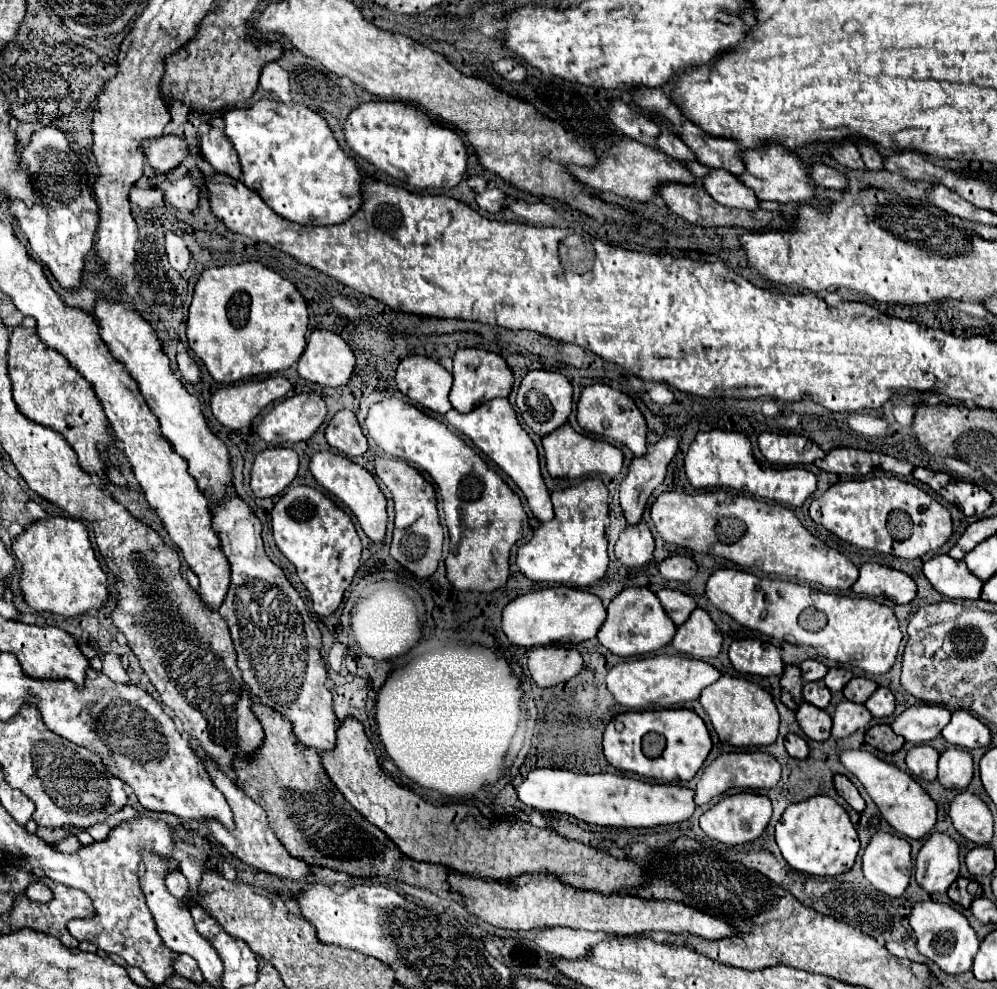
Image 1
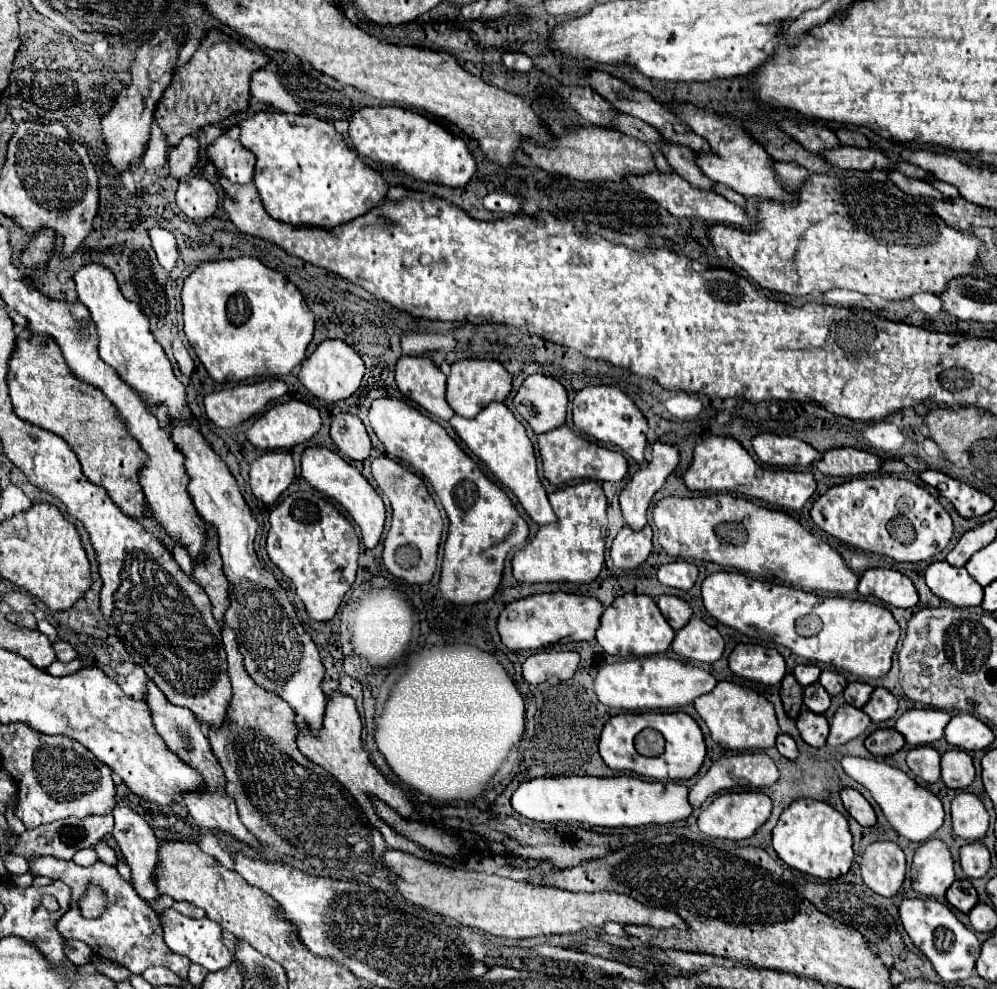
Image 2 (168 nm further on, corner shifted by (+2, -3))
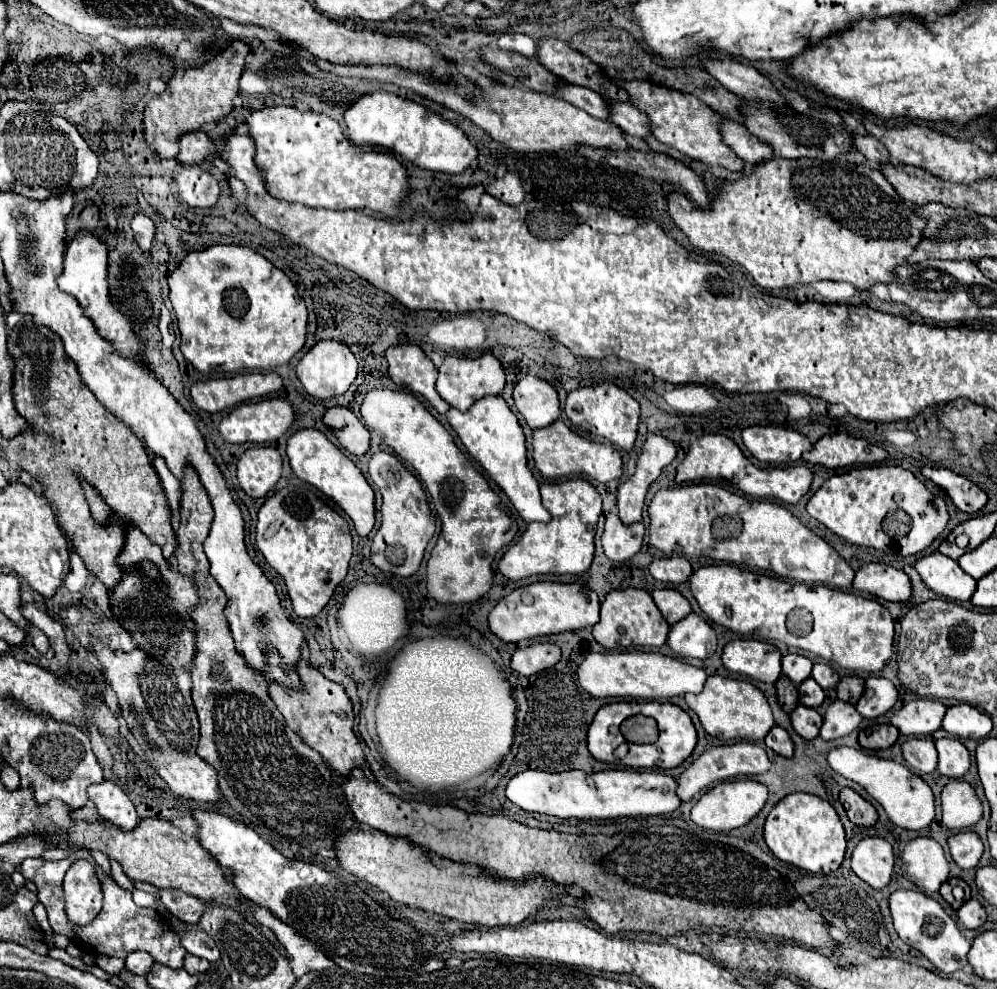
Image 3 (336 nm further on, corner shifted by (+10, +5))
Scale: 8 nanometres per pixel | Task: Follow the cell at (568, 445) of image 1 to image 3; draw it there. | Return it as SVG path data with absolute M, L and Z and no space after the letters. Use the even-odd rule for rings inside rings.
M556 419L548 427L536 429L532 447L534 447L532 455L536 461L536 469L548 479L566 477L566 475L586 475L586 477L596 479L600 483L608 483L608 481L618 479L622 475L622 457L620 457L618 449L614 449L612 445L594 443L590 439L576 435L574 431L570 431L564 425L562 419Z

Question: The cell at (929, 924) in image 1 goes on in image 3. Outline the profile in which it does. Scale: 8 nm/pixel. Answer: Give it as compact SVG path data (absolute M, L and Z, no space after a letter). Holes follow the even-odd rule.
M894 891L890 895L890 913L900 939L908 941L910 947L918 949L924 957L928 957L938 971L954 973L968 963L966 955L972 943L964 937L954 919L942 909L942 905L936 899L924 895L922 891Z

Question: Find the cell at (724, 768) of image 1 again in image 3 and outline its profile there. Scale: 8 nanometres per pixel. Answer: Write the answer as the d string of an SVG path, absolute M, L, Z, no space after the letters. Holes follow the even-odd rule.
M732 743L732 745L722 745L722 747L712 747L708 751L704 751L680 777L678 777L678 797L682 801L690 801L698 791L702 791L704 787L716 783L716 781L724 781L728 777L738 777L738 775L760 775L766 773L770 769L770 759L766 755L766 751L754 743Z

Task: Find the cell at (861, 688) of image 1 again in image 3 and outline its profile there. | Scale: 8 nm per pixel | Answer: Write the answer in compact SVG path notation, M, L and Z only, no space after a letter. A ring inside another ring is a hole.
M856 675L842 677L840 683L838 683L838 687L836 687L836 691L838 691L838 699L856 705L858 699L860 699L860 695L862 695L862 691L864 691L864 679L856 677Z

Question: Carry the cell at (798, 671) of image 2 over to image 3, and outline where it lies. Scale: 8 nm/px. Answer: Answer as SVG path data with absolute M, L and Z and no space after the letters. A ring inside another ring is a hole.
M784 655L782 657L782 673L794 681L794 685L800 685L804 679L812 673L812 661L802 655Z

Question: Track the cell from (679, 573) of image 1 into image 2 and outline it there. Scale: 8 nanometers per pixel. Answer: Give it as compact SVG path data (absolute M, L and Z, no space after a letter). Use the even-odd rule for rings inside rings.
M674 561L658 569L658 581L668 587L686 591L696 583L696 579L698 579L698 567L686 561Z

